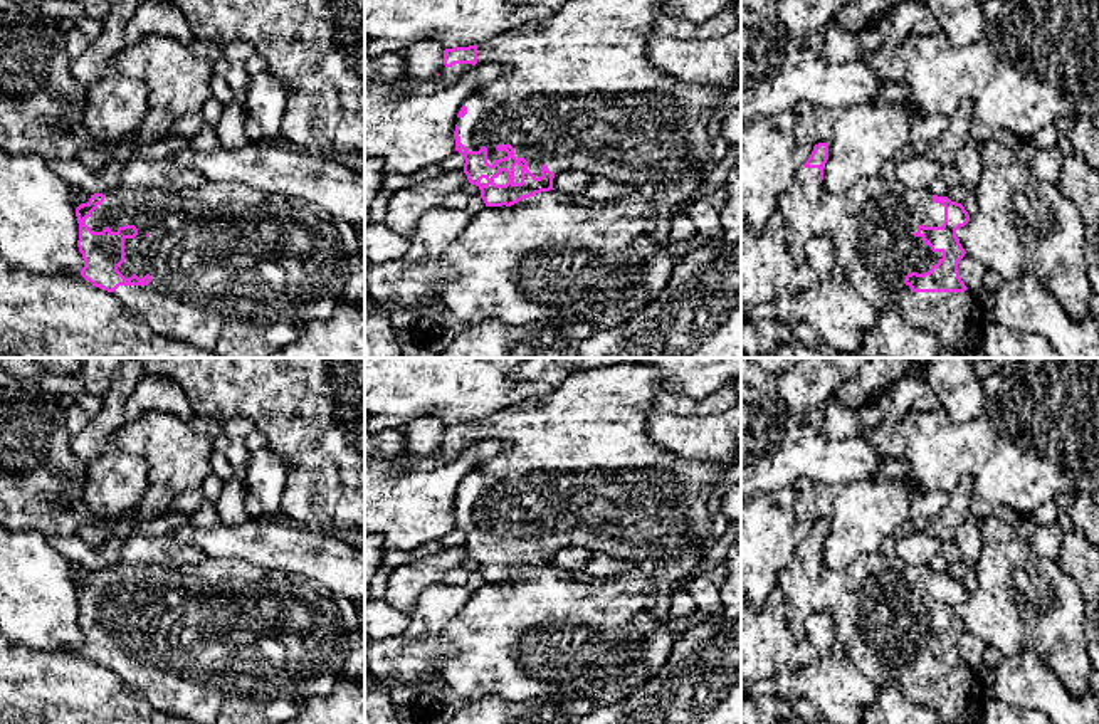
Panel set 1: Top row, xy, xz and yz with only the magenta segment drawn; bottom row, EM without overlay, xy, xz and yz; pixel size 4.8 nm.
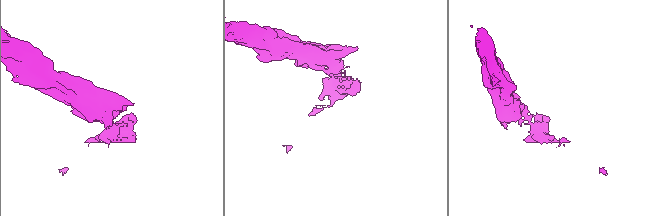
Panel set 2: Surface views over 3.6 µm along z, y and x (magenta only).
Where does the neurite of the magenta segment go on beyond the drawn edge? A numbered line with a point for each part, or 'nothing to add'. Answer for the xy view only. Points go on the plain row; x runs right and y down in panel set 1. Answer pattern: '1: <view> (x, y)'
1: xy (231, 652)

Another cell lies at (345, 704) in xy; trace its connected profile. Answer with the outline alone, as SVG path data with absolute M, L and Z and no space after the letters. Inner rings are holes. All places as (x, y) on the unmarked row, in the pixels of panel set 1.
M341 675L328 695L308 697L297 714L282 724L365 724L365 682Z

